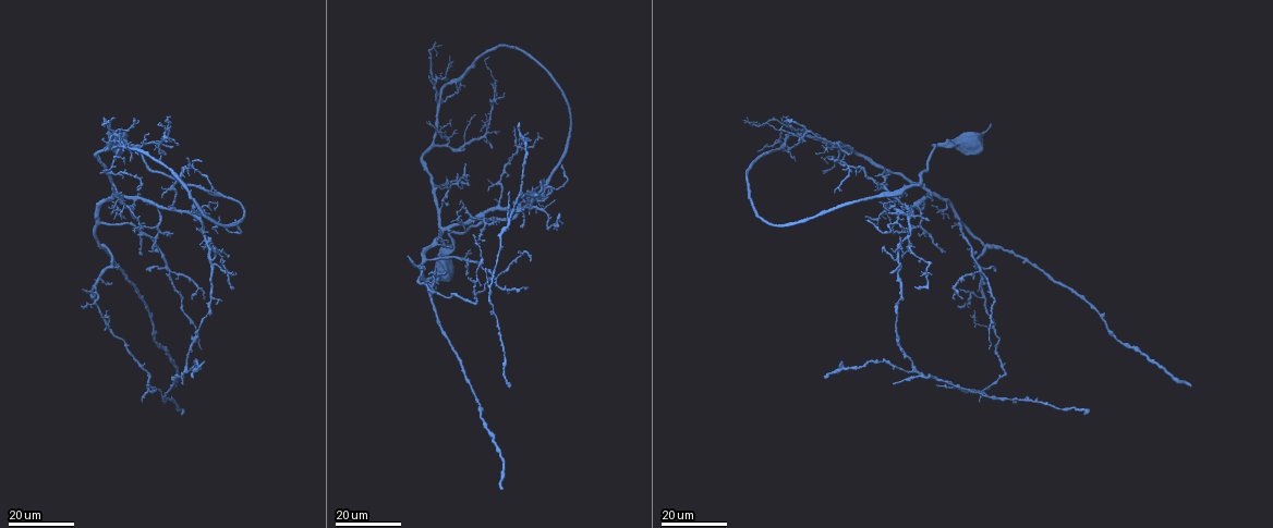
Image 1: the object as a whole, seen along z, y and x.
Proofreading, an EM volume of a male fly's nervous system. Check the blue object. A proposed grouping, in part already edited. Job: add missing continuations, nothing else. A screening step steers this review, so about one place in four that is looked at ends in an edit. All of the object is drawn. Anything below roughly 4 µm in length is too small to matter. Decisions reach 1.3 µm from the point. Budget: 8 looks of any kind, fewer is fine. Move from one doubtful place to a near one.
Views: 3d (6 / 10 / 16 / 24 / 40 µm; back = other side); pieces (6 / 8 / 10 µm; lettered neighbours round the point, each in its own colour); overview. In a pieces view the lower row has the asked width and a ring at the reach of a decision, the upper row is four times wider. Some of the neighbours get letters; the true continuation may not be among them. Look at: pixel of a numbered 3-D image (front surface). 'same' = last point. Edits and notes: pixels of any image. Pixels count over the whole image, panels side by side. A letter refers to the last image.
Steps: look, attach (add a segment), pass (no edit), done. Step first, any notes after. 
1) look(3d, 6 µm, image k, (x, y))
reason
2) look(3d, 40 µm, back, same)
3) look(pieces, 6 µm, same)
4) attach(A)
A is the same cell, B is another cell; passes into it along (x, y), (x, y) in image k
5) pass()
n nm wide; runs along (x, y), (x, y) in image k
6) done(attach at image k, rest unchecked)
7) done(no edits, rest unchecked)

look(3d, 24 µm, image 1, (531, 185))
thin end

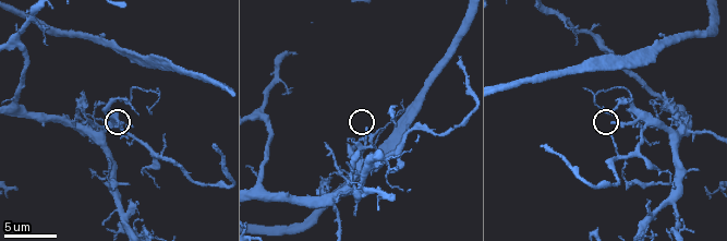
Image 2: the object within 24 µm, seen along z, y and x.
look(pieces, 8 µm, image 2, (612, 120))

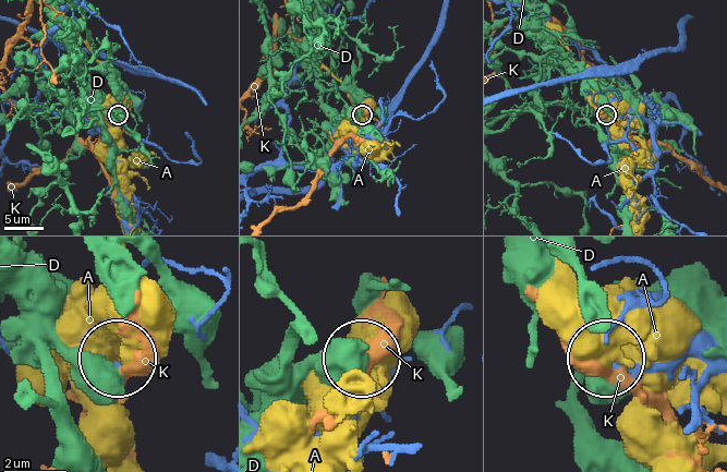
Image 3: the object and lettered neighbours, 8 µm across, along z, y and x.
pass()
180 nm wide; A, D and K are other cells; no lettered segment goes on from it

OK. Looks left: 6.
look(3d, 24 µm, image 1, (930, 221))
an open end

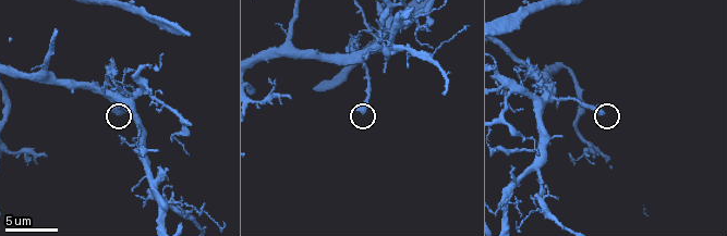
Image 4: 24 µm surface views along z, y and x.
look(pieces, 8 µm, image 4, (364, 113))

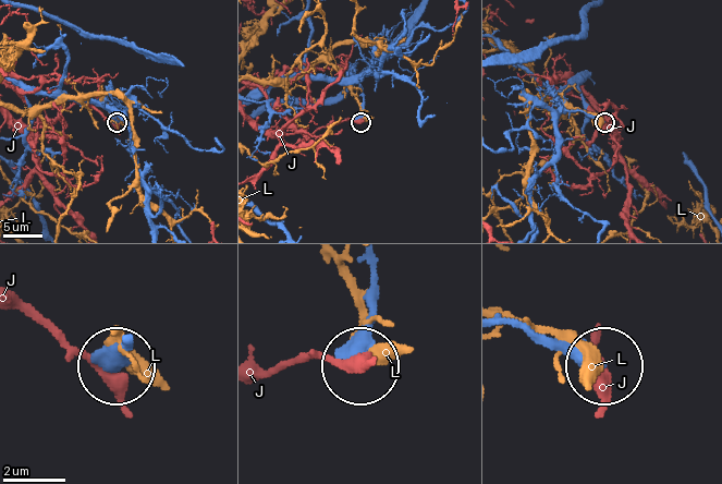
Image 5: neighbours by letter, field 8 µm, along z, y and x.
pass()
J and L are other cells; no lettered segment goes on from it

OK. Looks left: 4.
look(3d, 24 µm, image 1, (893, 382))
branch stops here

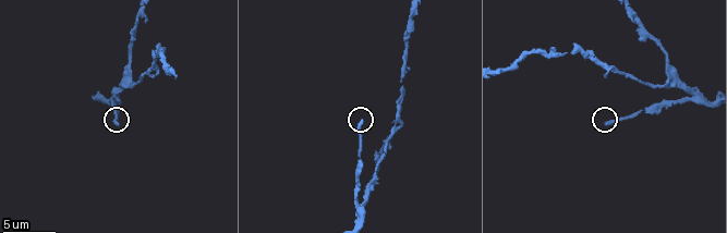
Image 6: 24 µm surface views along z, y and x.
look(pieces, 10 µm, image 6, (606, 124))

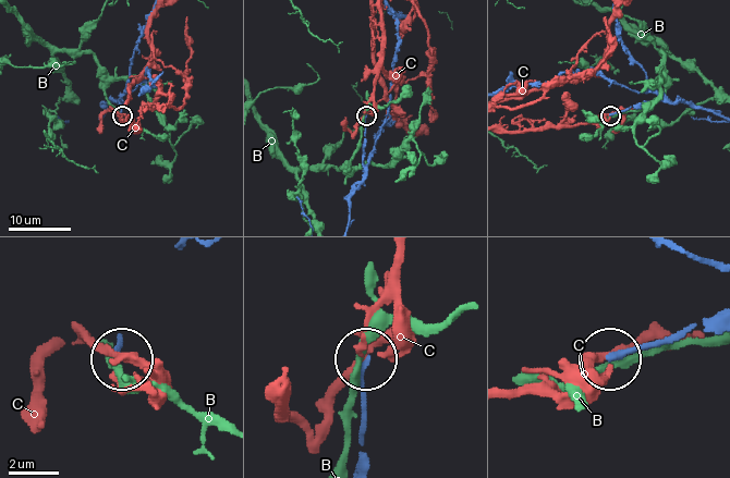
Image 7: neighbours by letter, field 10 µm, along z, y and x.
pass()
B and C are other cells; none of them fits

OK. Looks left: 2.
look(3d, 16 µm, image 1, (182, 412))
end of a long branch

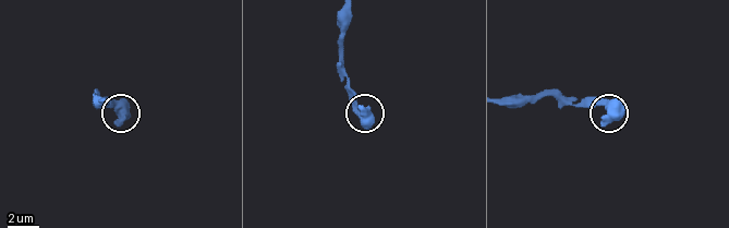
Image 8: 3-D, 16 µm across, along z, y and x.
look(pieces, 10 µm, image 8, (118, 125))

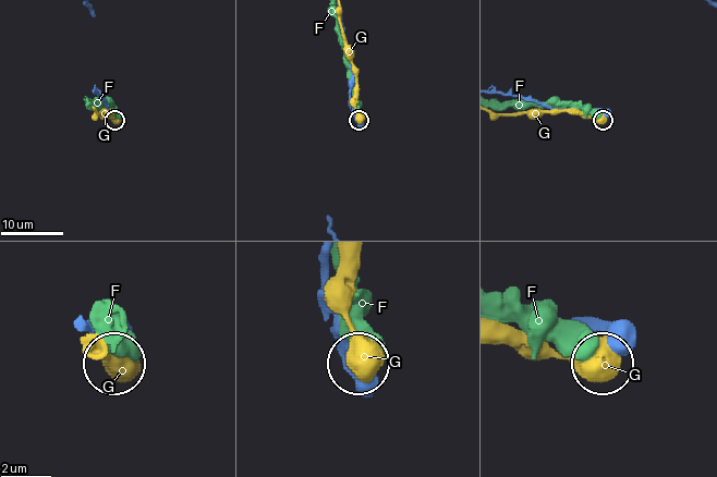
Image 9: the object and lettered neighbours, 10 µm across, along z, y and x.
pass()
F and G are other cells; no lettered segment goes on from it

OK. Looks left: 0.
done(no edits, rest unchecked)

